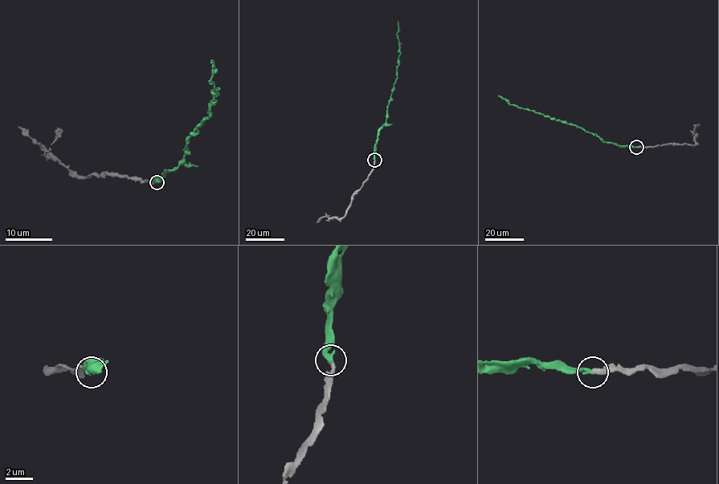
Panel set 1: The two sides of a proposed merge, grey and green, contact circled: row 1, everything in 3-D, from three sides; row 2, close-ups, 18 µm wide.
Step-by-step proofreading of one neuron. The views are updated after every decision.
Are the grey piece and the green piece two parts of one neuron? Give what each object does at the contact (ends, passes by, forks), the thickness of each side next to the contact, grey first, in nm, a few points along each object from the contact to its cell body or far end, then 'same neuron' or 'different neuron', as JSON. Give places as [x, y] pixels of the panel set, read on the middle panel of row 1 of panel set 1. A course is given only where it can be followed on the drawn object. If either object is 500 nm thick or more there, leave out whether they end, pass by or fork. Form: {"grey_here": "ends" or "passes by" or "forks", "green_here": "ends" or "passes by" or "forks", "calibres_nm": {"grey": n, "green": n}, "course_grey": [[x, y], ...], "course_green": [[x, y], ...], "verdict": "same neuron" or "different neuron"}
{"grey_here": "ends", "green_here": "ends", "calibres_nm": {"grey": 320, "green": 300}, "course_grey": [[374, 160], [371, 173], [353, 197], [346, 213], [339, 218], [322, 217], [316, 222]], "course_green": [[374, 160], [378, 131], [386, 123], [387, 106], [397, 77], [400, 53], [398, 21]], "verdict": "different neuron"}

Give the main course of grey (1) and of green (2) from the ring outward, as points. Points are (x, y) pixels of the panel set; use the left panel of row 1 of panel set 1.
1: (156, 182), (105, 174), (82, 176), (71, 173), (18, 127)
2: (156, 182), (183, 160), (186, 140), (210, 115), (218, 94), (210, 81), (212, 59)

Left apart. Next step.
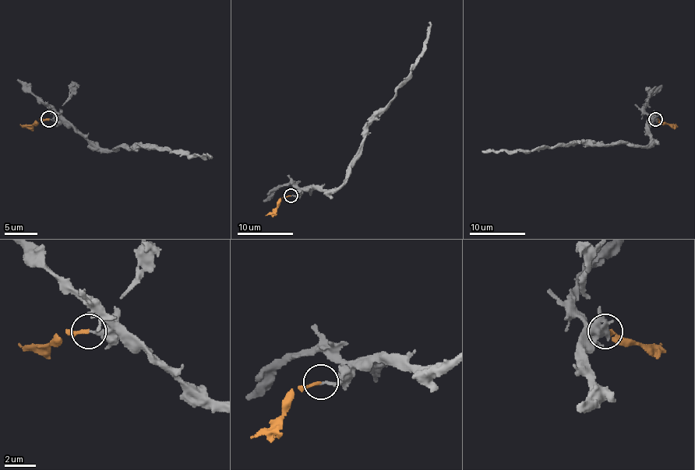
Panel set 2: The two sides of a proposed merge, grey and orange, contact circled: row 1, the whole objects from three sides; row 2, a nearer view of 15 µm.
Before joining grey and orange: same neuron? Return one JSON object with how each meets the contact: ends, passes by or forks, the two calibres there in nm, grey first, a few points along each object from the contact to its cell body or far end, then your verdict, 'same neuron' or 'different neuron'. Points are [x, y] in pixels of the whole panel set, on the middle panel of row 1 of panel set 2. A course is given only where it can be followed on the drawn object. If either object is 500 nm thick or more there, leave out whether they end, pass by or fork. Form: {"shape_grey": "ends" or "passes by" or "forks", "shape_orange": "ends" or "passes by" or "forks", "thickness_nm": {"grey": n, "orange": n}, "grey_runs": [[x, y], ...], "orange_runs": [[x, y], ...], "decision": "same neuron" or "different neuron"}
{"shape_grey": "ends", "shape_orange": "ends", "thickness_nm": {"grey": 200, "orange": 190}, "grey_runs": [[291, 196], [312, 187], [333, 190], [345, 180], [363, 130], [419, 58], [431, 22]], "orange_runs": [[291, 196], [280, 198], [275, 208], [265, 215]], "decision": "same neuron"}

